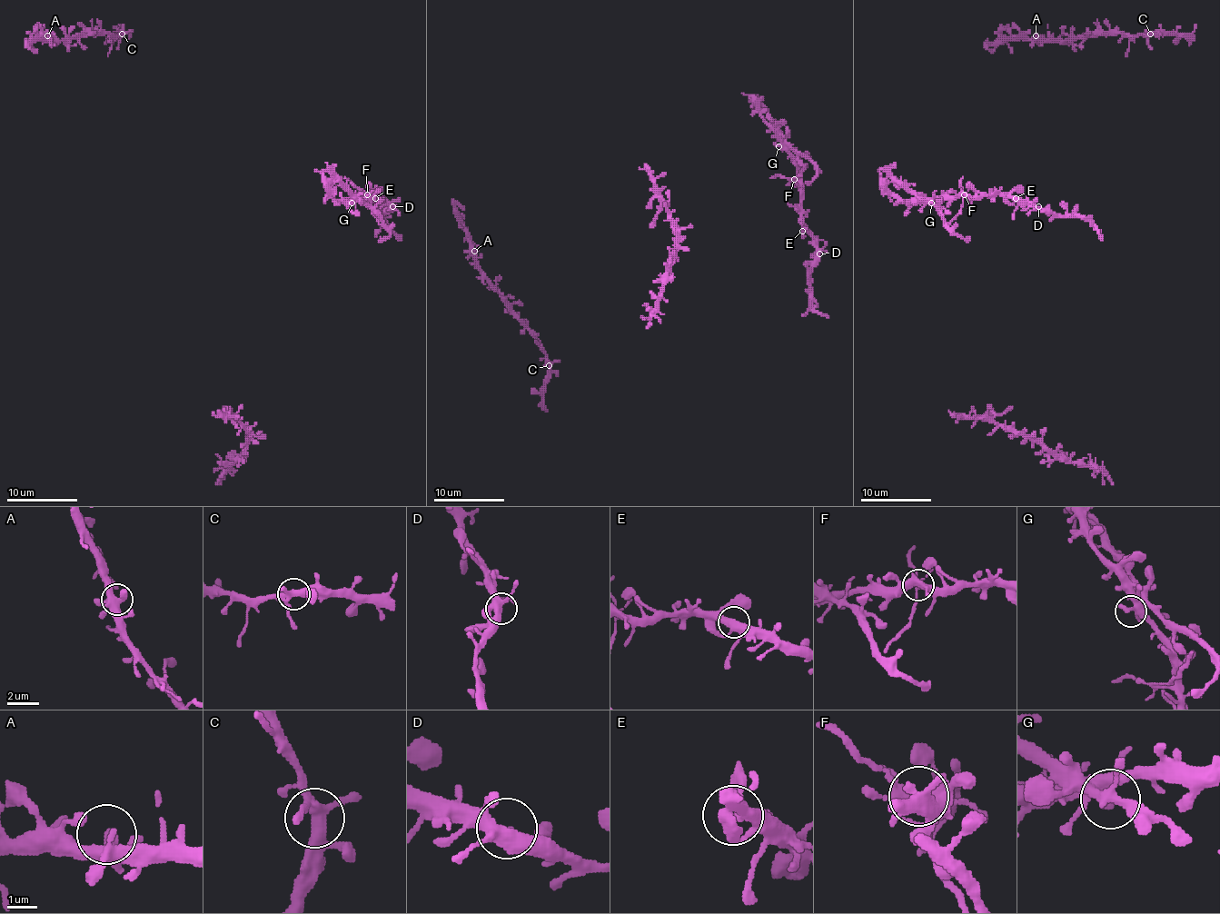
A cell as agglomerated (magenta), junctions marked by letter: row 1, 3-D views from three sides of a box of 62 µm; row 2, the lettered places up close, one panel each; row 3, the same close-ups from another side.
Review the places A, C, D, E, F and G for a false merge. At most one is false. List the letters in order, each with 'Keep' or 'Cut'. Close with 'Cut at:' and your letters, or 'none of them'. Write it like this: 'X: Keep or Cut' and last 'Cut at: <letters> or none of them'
A: Keep
C: Keep
D: Keep
E: Keep
F: Cut
G: Keep
Cut at: F

